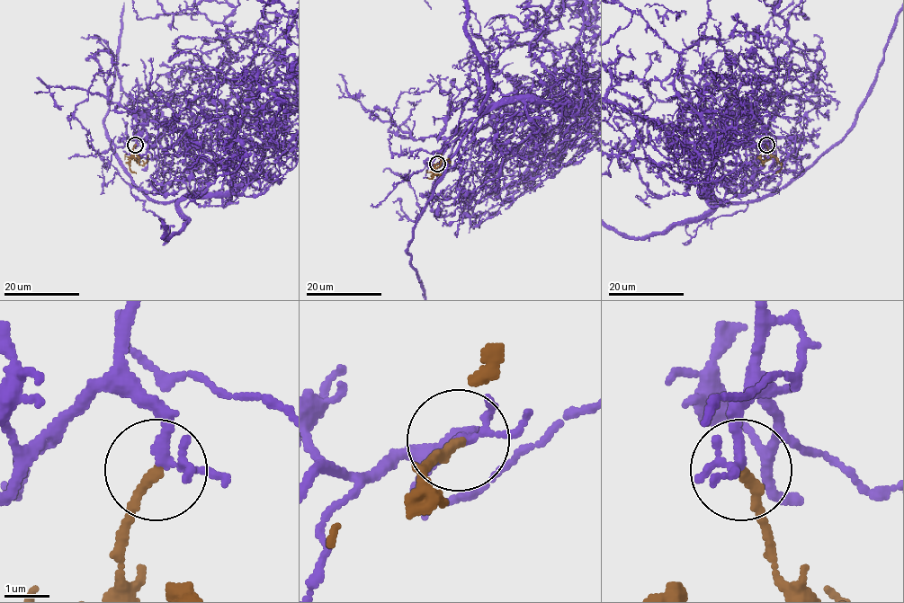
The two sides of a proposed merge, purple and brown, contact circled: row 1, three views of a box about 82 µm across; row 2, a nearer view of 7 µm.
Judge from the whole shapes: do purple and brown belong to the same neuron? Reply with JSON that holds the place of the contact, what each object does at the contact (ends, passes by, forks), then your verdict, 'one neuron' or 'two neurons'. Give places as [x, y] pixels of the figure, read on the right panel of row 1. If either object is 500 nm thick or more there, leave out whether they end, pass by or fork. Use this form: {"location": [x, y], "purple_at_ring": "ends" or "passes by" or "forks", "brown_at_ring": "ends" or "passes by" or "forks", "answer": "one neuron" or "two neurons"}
{"location": [766, 145], "purple_at_ring": "forks", "brown_at_ring": "ends", "answer": "one neuron"}

